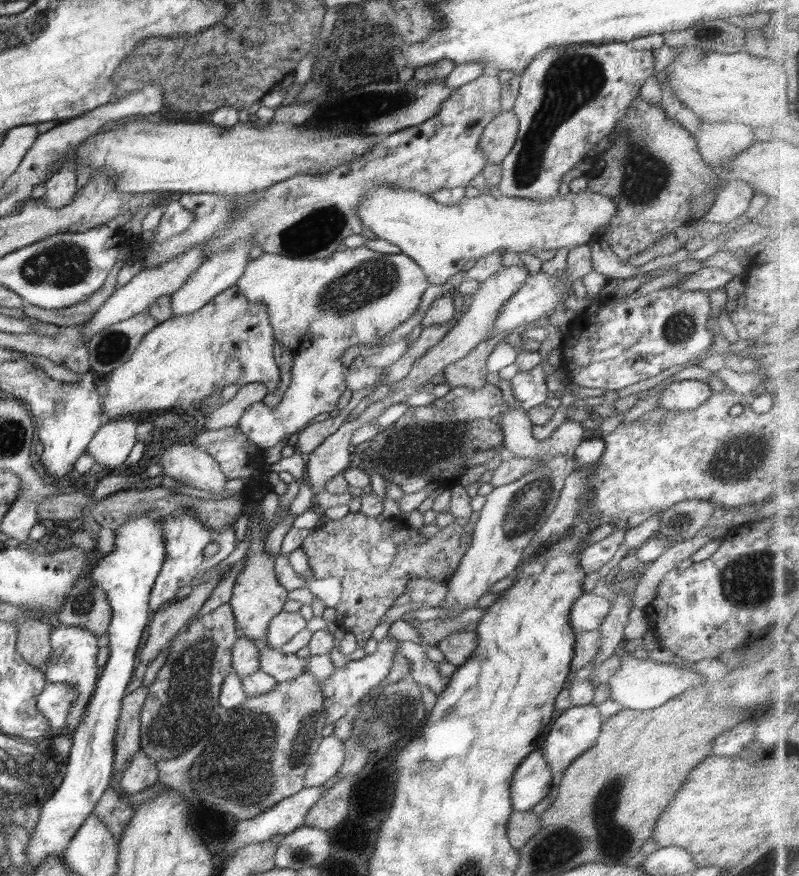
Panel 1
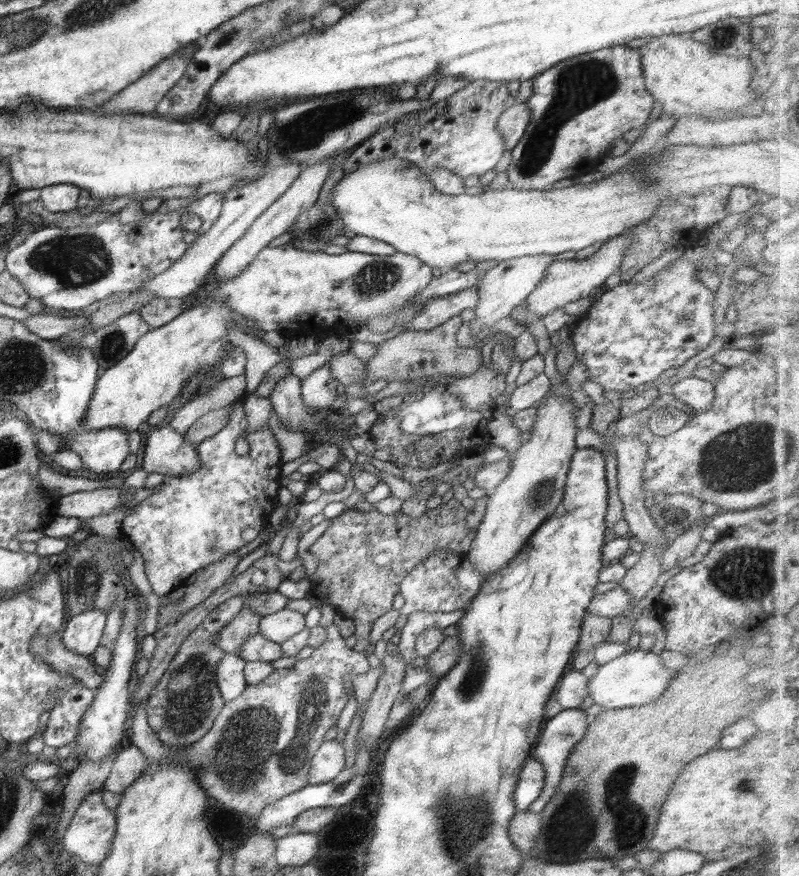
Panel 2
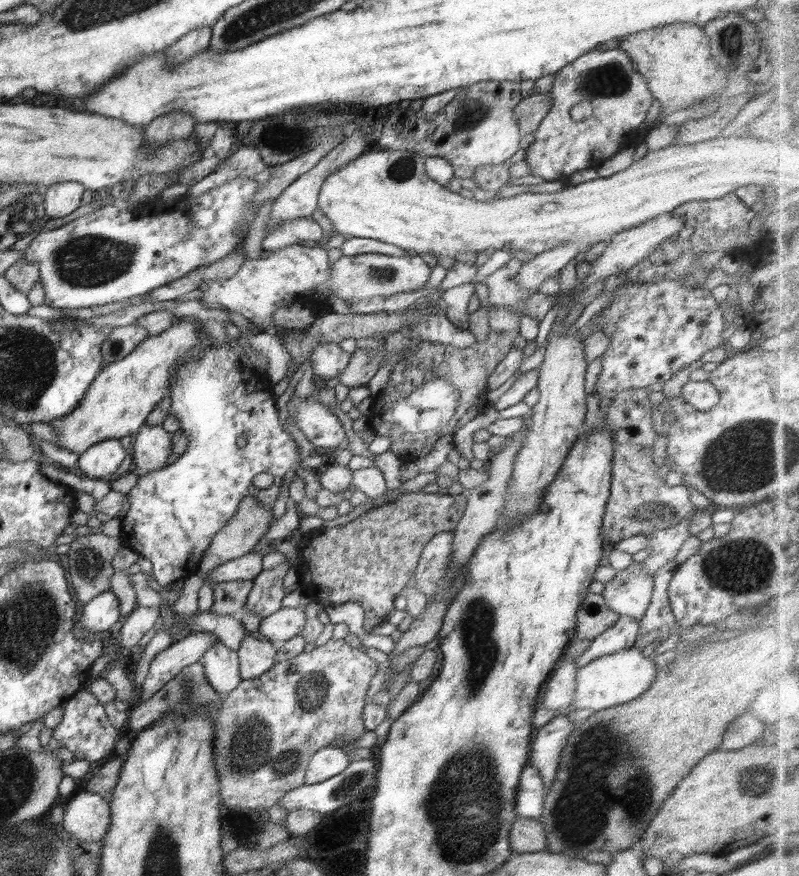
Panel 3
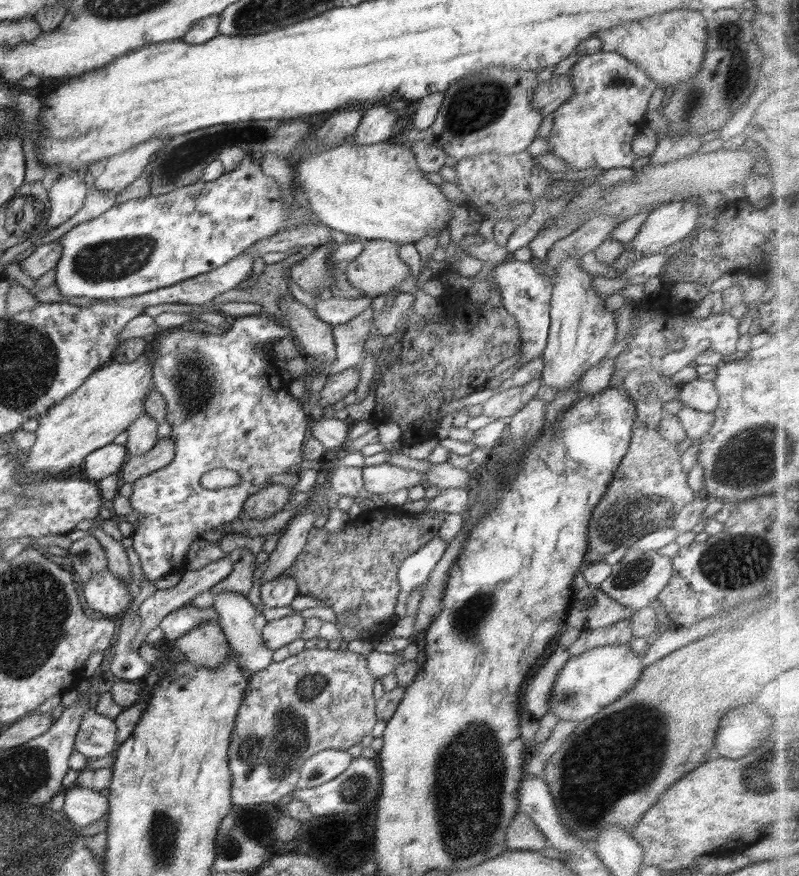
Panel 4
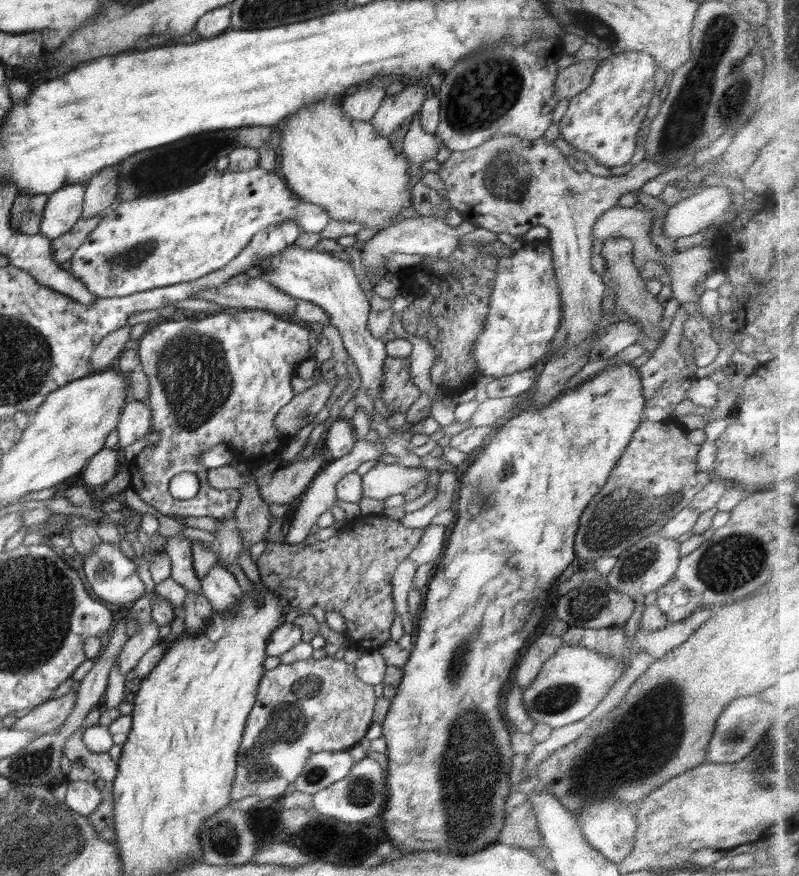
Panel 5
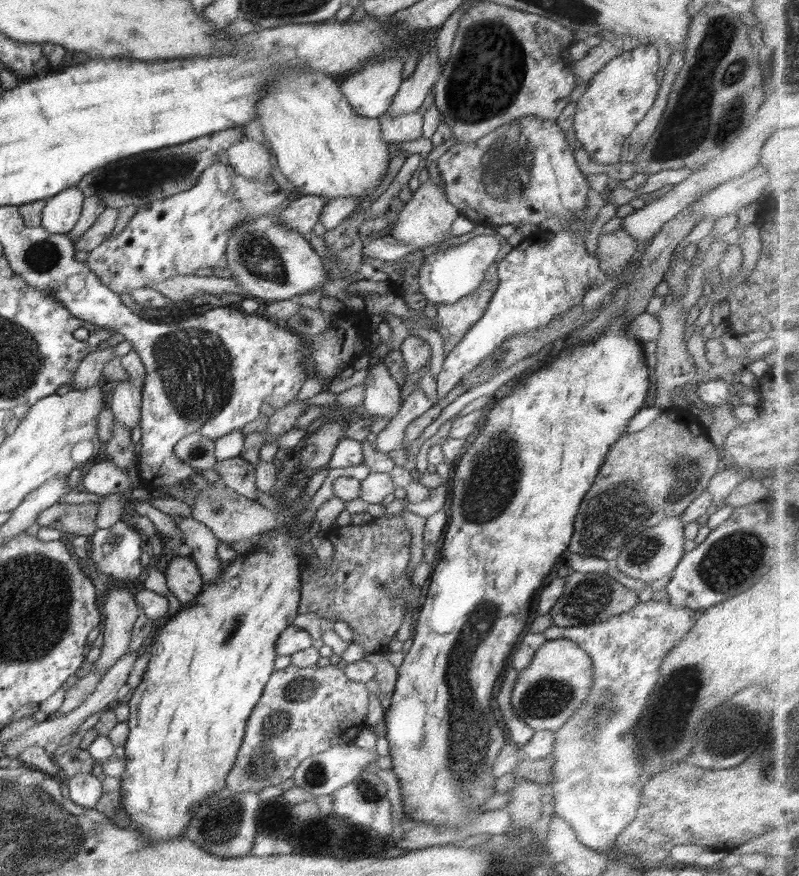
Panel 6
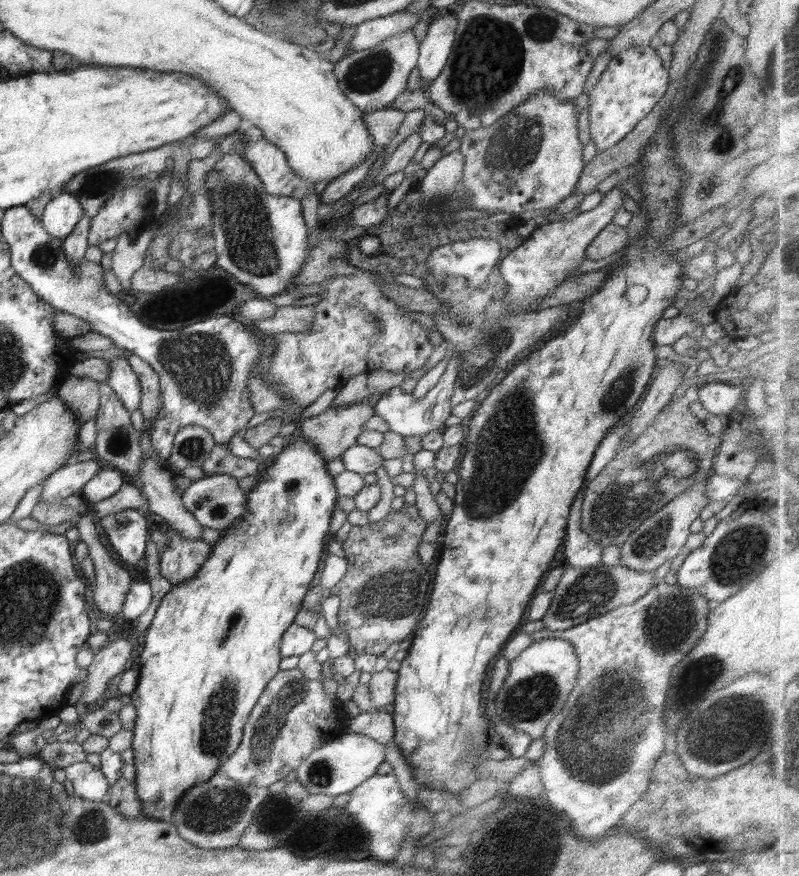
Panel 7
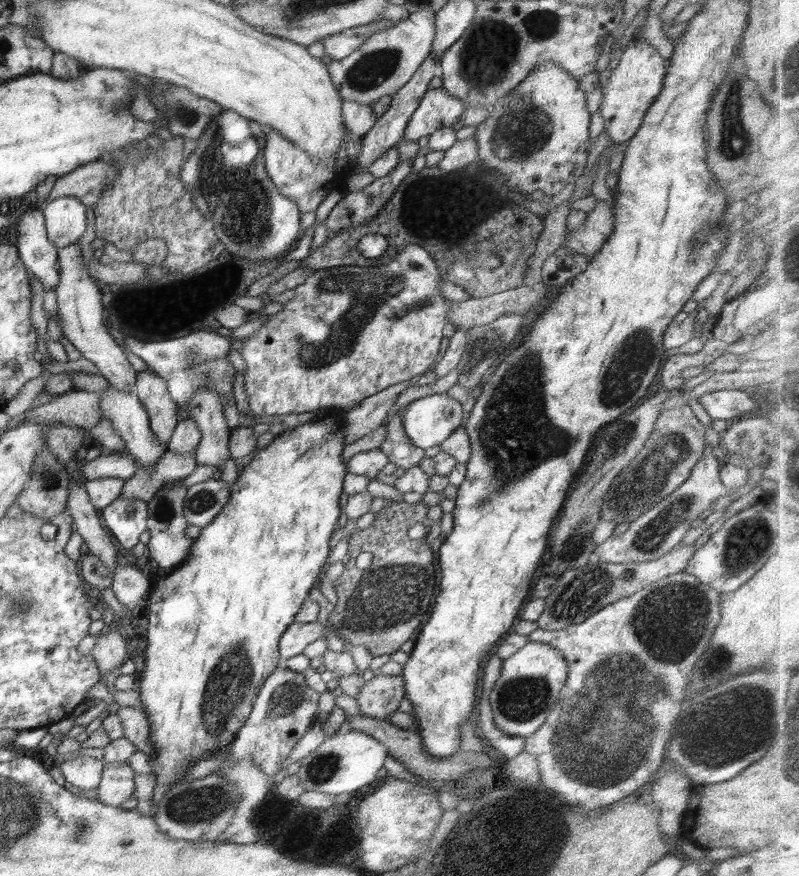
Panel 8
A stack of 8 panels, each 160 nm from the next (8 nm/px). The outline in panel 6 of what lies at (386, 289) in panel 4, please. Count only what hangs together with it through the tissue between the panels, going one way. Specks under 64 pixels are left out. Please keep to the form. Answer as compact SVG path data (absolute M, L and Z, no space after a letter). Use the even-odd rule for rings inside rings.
M428 180L420 184L412 199L404 204L404 210L398 214L391 236L423 252L434 250L439 244L452 240L450 226L459 216L458 210L448 202L444 187L440 188Z

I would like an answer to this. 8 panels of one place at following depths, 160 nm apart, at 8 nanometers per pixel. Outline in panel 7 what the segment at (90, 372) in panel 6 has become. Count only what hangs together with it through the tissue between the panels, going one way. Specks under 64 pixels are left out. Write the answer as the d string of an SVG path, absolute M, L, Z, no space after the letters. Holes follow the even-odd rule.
M67 374L55 393L82 422L96 418L100 406L99 382Z

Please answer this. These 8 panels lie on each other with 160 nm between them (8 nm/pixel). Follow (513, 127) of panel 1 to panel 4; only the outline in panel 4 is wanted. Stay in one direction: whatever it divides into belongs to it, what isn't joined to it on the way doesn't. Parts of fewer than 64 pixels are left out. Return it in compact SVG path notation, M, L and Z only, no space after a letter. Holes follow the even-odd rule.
M569 73L540 82L535 88L532 106L541 110L542 116L548 116L558 106L563 105L573 93Z

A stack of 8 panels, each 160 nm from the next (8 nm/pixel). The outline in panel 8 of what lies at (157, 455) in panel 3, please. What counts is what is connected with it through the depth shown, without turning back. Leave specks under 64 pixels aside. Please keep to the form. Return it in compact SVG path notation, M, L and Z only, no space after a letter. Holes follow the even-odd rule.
M72 245L58 249L57 259L60 263L60 273L59 283L55 286L56 312L64 337L72 342L84 358L98 368L100 376L107 378L111 386L118 390L133 392L137 370L130 365L120 345L114 341L114 337L102 323L104 308L100 289L85 265L80 246Z

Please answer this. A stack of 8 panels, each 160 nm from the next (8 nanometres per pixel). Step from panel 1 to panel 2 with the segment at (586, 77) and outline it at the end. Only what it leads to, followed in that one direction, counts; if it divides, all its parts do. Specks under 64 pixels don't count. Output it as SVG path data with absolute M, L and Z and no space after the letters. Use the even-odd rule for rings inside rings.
M628 45L613 46L596 50L596 52L579 54L565 58L531 78L533 91L525 100L529 106L531 121L523 137L512 149L512 162L508 167L508 181L513 190L546 191L556 181L577 178L590 173L601 164L608 155L616 138L624 132L638 128L646 123L654 100L645 87L645 76L641 63L641 52Z

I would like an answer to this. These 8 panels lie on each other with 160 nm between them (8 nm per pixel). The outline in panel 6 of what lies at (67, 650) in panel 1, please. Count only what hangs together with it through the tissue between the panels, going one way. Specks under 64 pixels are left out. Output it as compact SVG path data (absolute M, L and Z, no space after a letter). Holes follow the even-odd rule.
M121 520L110 528L97 528L91 536L90 558L96 568L114 583L132 586L143 570L139 530Z

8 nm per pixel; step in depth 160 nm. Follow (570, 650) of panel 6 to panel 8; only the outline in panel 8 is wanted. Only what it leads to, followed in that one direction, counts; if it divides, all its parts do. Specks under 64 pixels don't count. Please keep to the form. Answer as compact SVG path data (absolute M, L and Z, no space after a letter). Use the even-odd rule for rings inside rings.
M529 641L502 662L500 678L489 696L495 724L511 735L528 737L534 734L556 707L567 679L568 662L560 650L549 644Z

